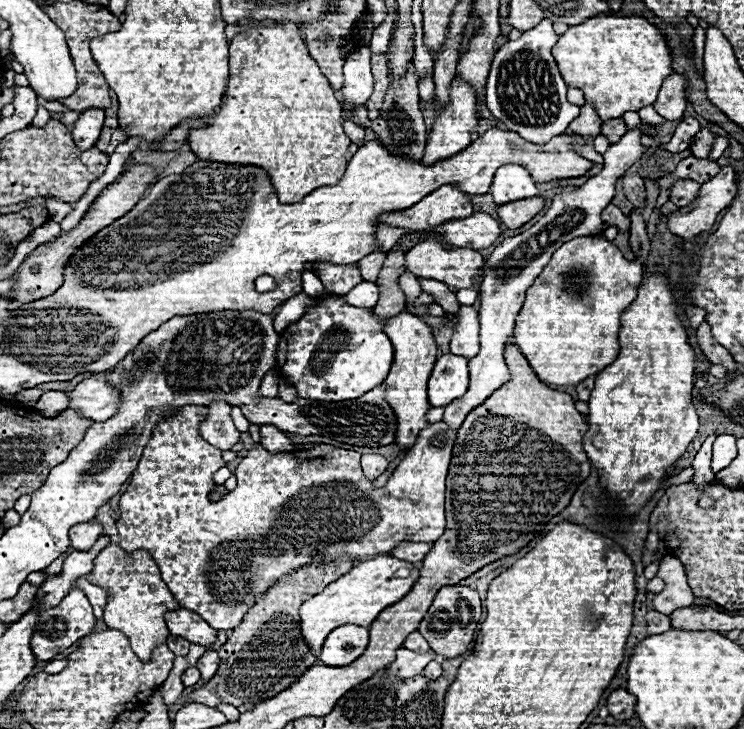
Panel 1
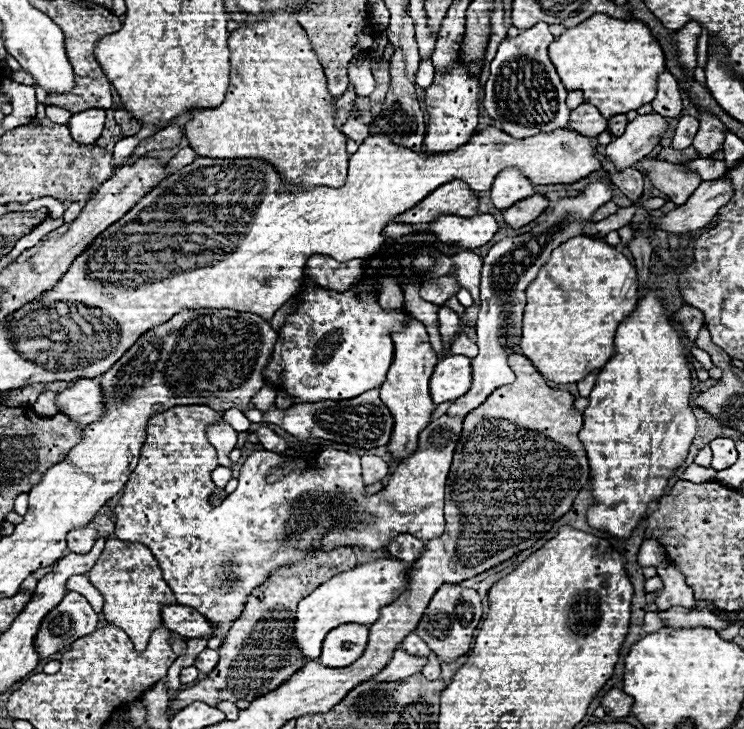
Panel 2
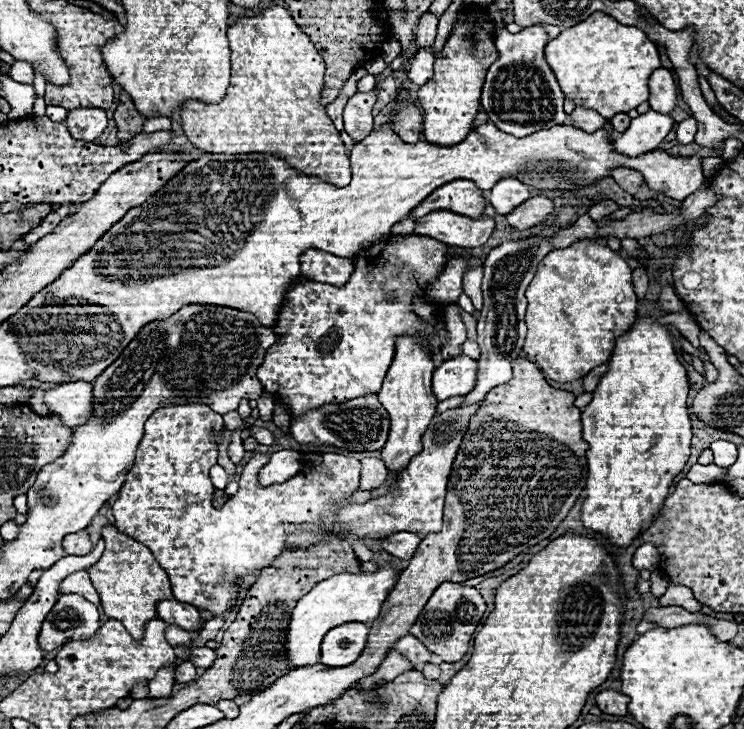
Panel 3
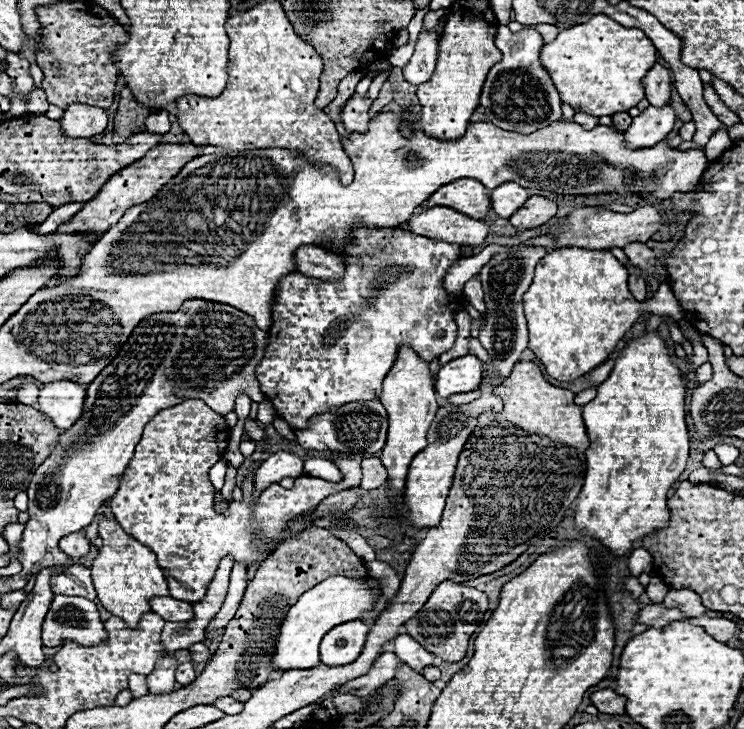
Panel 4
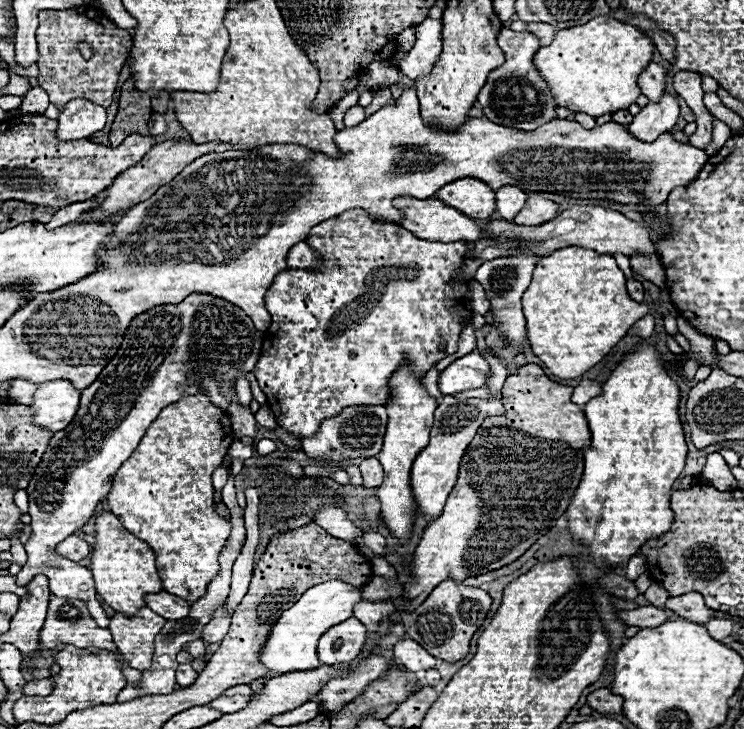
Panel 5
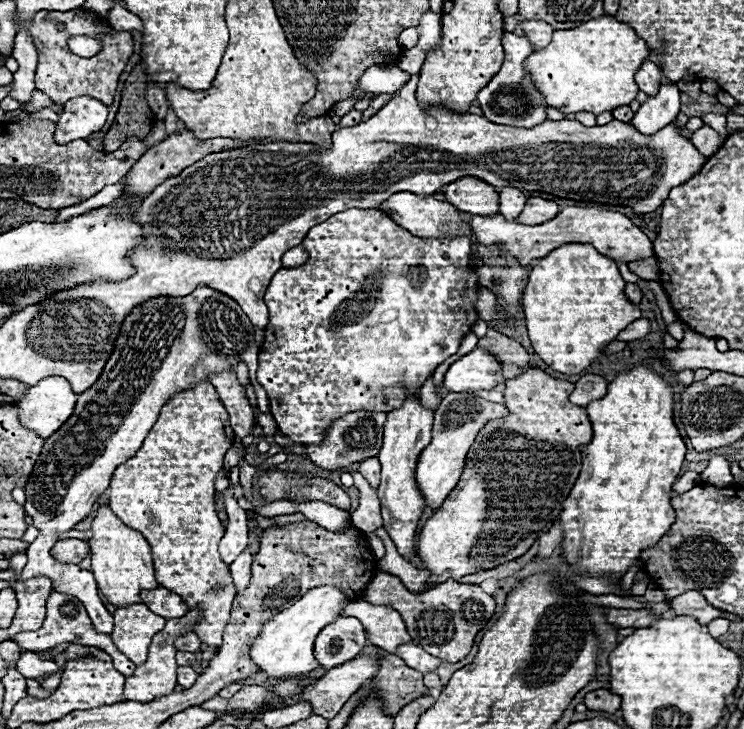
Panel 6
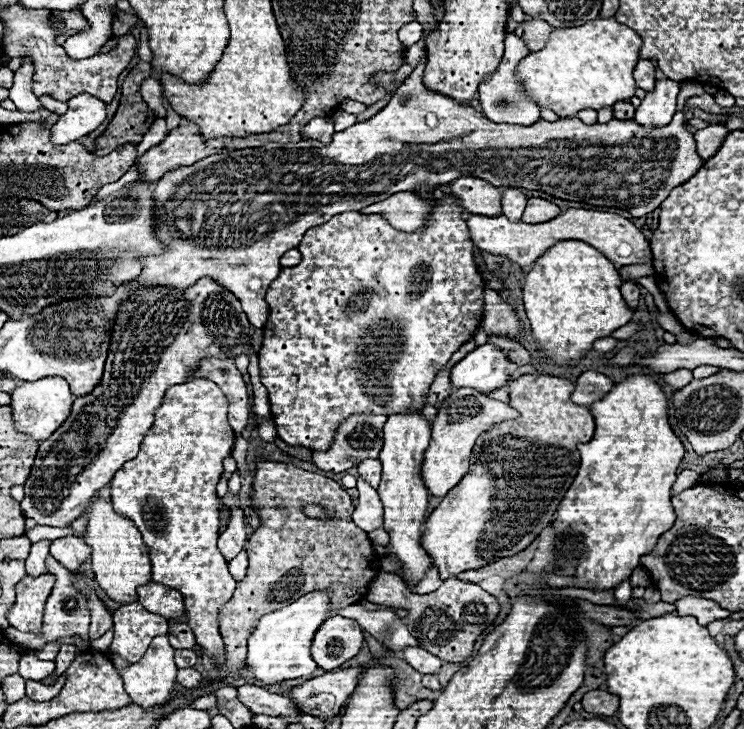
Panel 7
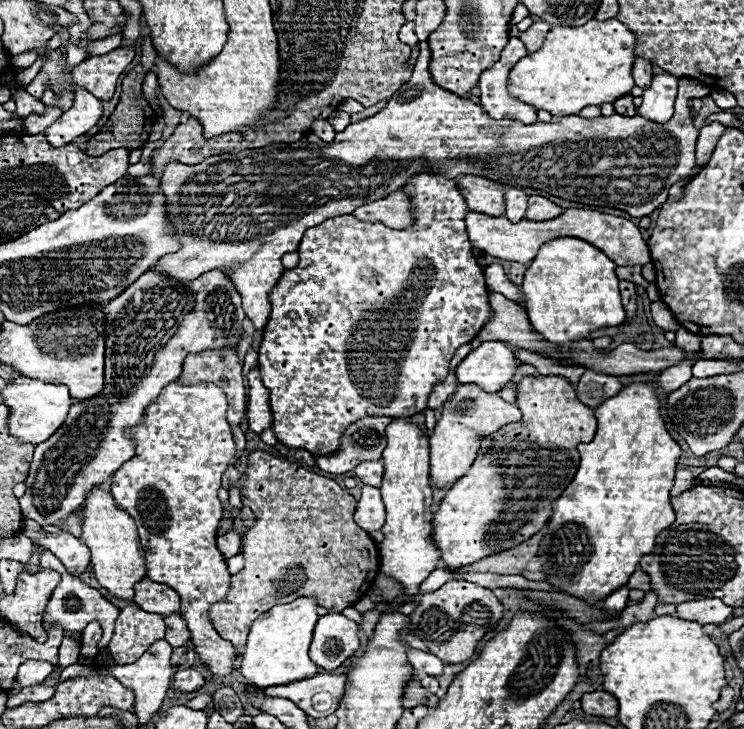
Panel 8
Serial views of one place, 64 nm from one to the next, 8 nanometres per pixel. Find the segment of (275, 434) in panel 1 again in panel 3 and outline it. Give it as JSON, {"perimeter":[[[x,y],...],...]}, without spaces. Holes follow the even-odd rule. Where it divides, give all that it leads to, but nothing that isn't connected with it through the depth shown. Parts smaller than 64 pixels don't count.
{"perimeter":[[[250,426],[250,434],[260,442],[260,444],[266,444],[270,446],[274,442],[274,436],[266,430],[266,428],[258,428],[258,426]]]}

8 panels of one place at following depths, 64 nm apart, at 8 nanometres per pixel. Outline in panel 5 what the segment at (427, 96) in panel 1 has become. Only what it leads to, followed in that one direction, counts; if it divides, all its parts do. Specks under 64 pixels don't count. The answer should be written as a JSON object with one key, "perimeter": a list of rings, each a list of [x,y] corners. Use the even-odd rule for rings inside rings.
{"perimeter":[[[426,18],[416,26],[416,44],[406,54],[404,60],[398,62],[398,68],[410,80],[418,80],[420,76],[432,70],[438,54],[442,52],[442,22],[436,18]]]}

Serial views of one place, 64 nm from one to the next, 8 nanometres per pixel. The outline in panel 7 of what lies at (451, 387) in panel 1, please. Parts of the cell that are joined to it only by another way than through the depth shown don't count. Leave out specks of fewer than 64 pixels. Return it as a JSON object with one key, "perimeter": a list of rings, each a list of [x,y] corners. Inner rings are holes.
{"perimeter":[[[482,344],[468,352],[450,374],[454,388],[478,388],[478,392],[494,392],[508,384],[508,356],[494,344]]]}

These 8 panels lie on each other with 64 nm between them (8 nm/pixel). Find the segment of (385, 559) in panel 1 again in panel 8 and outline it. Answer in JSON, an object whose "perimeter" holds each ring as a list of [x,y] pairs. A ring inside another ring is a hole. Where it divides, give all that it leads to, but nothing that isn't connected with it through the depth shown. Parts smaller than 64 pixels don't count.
{"perimeter":[[[298,598],[290,604],[278,604],[262,612],[250,628],[246,652],[242,654],[240,674],[244,676],[244,688],[268,688],[290,684],[294,680],[304,680],[316,674],[316,664],[308,656],[308,646],[312,640],[312,630],[318,620],[318,604],[312,598]]]}

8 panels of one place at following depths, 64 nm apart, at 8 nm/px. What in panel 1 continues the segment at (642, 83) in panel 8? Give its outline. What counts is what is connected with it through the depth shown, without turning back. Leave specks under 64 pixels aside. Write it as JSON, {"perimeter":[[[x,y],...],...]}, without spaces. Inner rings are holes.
{"perimeter":[[[670,74],[664,78],[658,100],[652,104],[656,112],[666,120],[680,120],[686,108],[686,80],[680,74]]]}

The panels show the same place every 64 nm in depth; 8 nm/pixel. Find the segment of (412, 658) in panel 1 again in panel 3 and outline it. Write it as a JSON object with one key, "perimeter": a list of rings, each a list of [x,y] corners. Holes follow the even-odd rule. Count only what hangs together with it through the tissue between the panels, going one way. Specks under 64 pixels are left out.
{"perimeter":[[[390,650],[386,654],[386,658],[382,660],[382,664],[378,666],[378,670],[374,674],[358,680],[354,684],[354,688],[358,688],[358,690],[374,690],[374,688],[378,688],[378,686],[394,680],[398,674],[402,674],[406,670],[414,670],[414,666],[410,664],[410,660],[406,660],[404,656],[400,656],[396,650]]]}

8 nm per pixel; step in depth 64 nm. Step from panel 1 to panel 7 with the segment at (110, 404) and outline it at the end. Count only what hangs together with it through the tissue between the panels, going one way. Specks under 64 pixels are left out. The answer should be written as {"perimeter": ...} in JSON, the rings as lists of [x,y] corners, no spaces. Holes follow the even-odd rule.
{"perimeter":[[[54,376],[54,378],[42,378],[36,382],[24,382],[22,386],[14,388],[10,392],[10,406],[12,406],[12,416],[14,416],[14,428],[20,434],[28,434],[34,440],[42,442],[46,440],[62,422],[66,416],[70,416],[70,404],[74,402],[74,396],[68,390],[66,380]]]}

